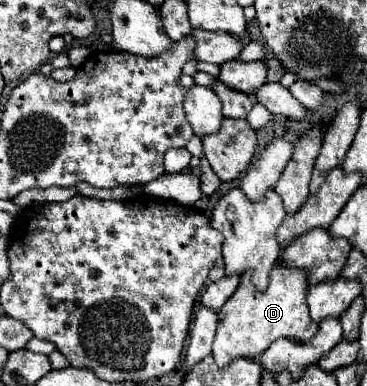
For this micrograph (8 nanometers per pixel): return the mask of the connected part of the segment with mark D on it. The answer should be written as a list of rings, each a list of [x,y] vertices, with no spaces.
[[[275,266],[265,292],[259,292],[253,286],[249,274],[243,274],[239,288],[229,298],[229,302],[225,302],[219,314],[219,326],[213,342],[213,358],[217,366],[225,368],[237,358],[255,360],[269,348],[269,344],[279,338],[309,342],[317,334],[319,326],[309,316],[305,294],[307,286],[305,274],[301,274],[301,270],[281,270],[281,266]]]

